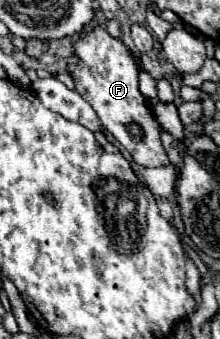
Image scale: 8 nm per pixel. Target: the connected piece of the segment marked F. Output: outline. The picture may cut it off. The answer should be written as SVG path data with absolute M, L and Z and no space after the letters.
M99 26L93 32L83 34L79 42L75 42L75 54L79 58L79 64L69 66L75 90L93 106L103 128L109 130L129 150L137 166L153 168L169 164L167 154L161 146L159 124L155 122L145 98L139 92L139 68L127 46Z

